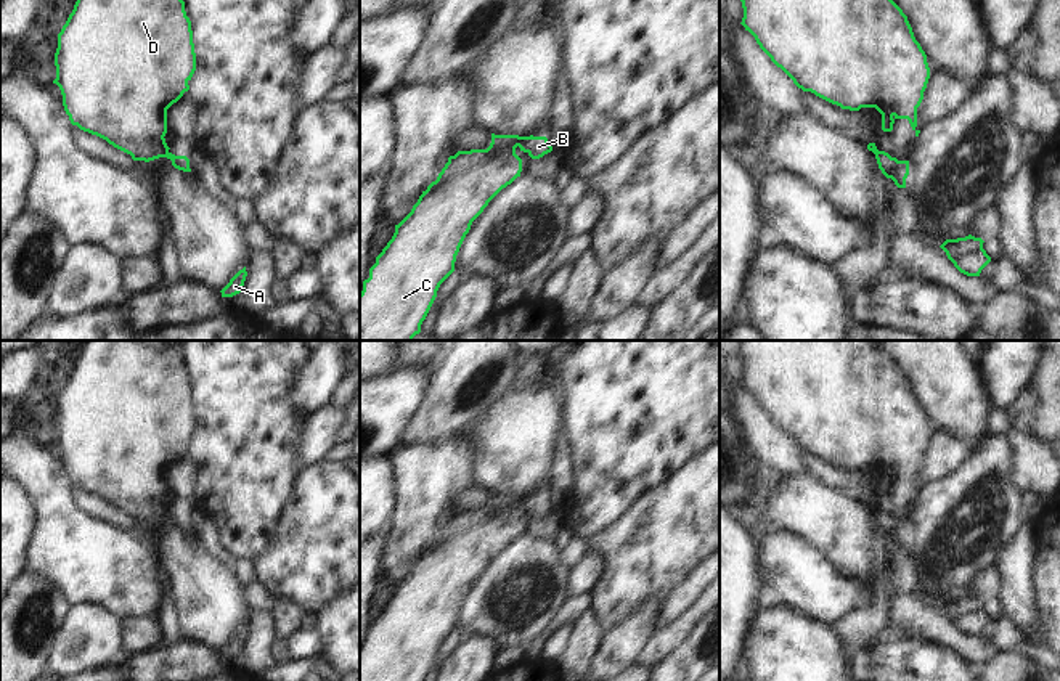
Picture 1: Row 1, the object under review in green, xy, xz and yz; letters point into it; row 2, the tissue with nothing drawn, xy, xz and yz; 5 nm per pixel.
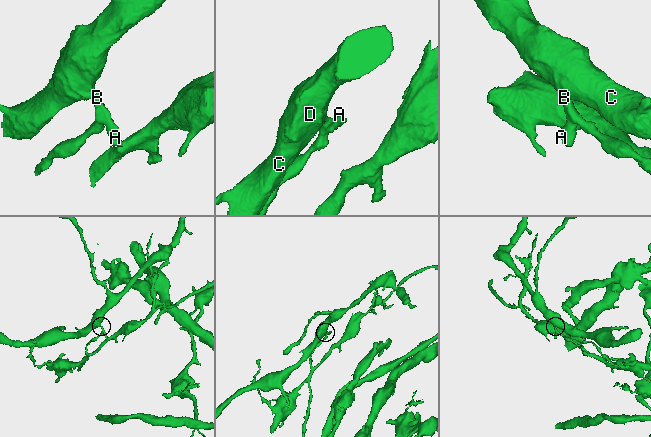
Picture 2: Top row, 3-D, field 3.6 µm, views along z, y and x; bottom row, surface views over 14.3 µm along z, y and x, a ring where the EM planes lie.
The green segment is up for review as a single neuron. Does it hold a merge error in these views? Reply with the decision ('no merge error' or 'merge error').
merge error

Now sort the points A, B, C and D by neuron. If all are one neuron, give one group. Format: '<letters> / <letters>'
A B / C D

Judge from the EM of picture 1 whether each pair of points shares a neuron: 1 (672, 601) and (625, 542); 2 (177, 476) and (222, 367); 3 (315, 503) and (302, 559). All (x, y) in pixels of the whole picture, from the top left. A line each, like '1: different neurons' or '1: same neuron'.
1: different neurons
2: different neurons
3: same neuron

